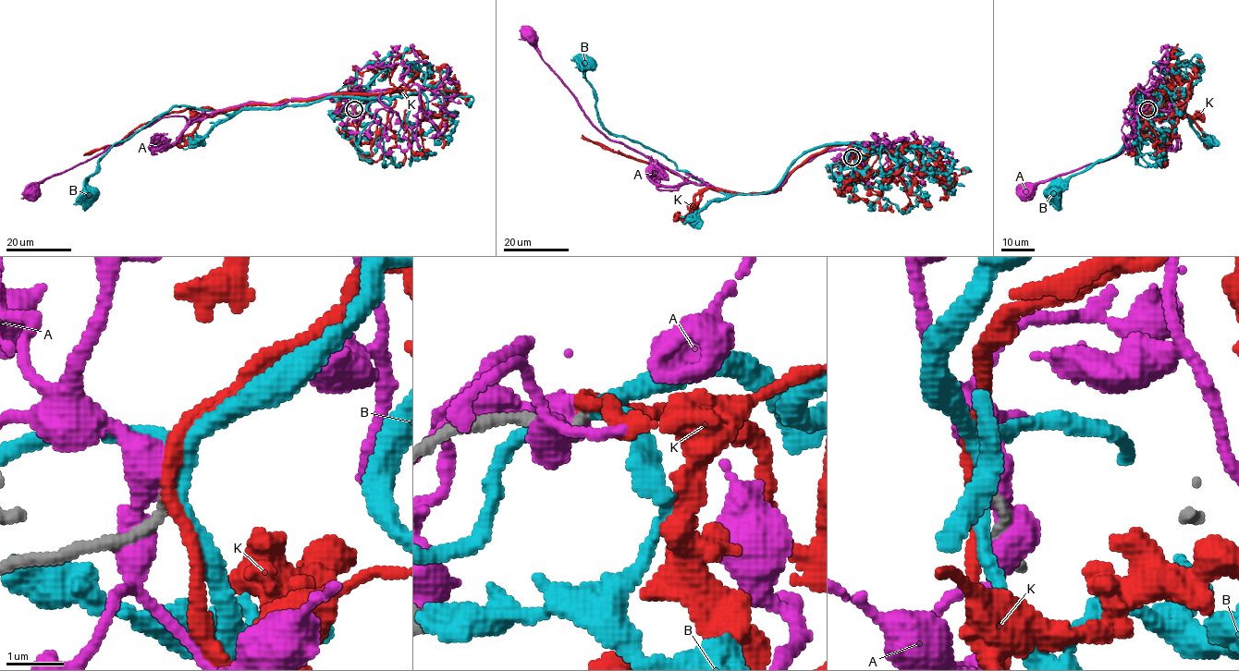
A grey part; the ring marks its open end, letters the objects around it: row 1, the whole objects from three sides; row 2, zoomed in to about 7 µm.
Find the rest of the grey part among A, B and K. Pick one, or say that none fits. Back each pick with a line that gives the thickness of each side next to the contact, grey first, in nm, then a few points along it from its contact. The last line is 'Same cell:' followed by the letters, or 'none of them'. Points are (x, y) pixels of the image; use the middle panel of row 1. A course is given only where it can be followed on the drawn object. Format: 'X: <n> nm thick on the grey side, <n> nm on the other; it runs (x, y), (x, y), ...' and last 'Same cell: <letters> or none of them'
K: 200 nm thick on the grey side, 240 nm on the other; it runs (852, 156), (864, 164), (879, 148), (829, 145), (773, 191), (739, 194), (690, 182), (581, 138)
Same cell: K

